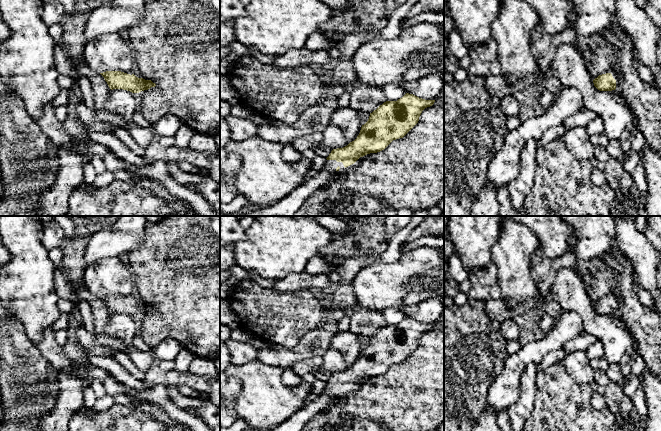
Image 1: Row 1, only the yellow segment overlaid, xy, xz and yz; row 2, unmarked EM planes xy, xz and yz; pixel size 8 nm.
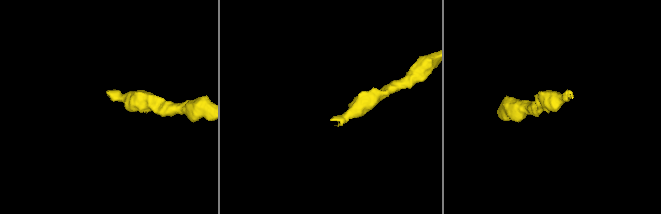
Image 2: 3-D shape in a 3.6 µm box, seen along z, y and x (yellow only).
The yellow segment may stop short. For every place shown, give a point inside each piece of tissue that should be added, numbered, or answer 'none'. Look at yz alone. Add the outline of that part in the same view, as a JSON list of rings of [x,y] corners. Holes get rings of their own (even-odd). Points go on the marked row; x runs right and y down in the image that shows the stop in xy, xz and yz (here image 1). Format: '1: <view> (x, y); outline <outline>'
1: yz (615, 72); outline [[[615,66],[613,69],[611,70],[607,70],[605,73],[603,74],[606,74],[606,73],[611,73],[613,78],[616,80],[616,88],[619,87],[620,85],[620,82],[621,82],[621,72],[619,71],[619,69]]]

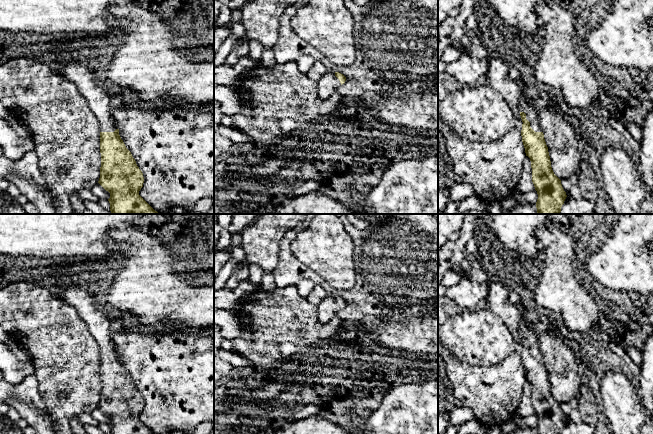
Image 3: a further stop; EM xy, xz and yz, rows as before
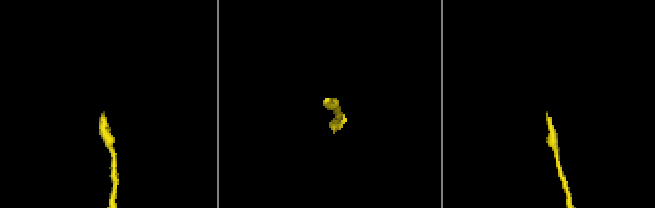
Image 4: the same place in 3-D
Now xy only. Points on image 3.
1: xy (95, 92); outline [[[56,53],[54,62],[60,65],[56,70],[60,75],[73,82],[86,99],[90,110],[96,116],[100,132],[114,132],[118,129],[114,109],[111,107],[111,96],[107,83],[100,82],[88,66],[69,60],[64,54]]]

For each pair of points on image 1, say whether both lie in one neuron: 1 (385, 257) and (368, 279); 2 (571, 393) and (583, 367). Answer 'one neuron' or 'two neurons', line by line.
1: two neurons
2: two neurons

